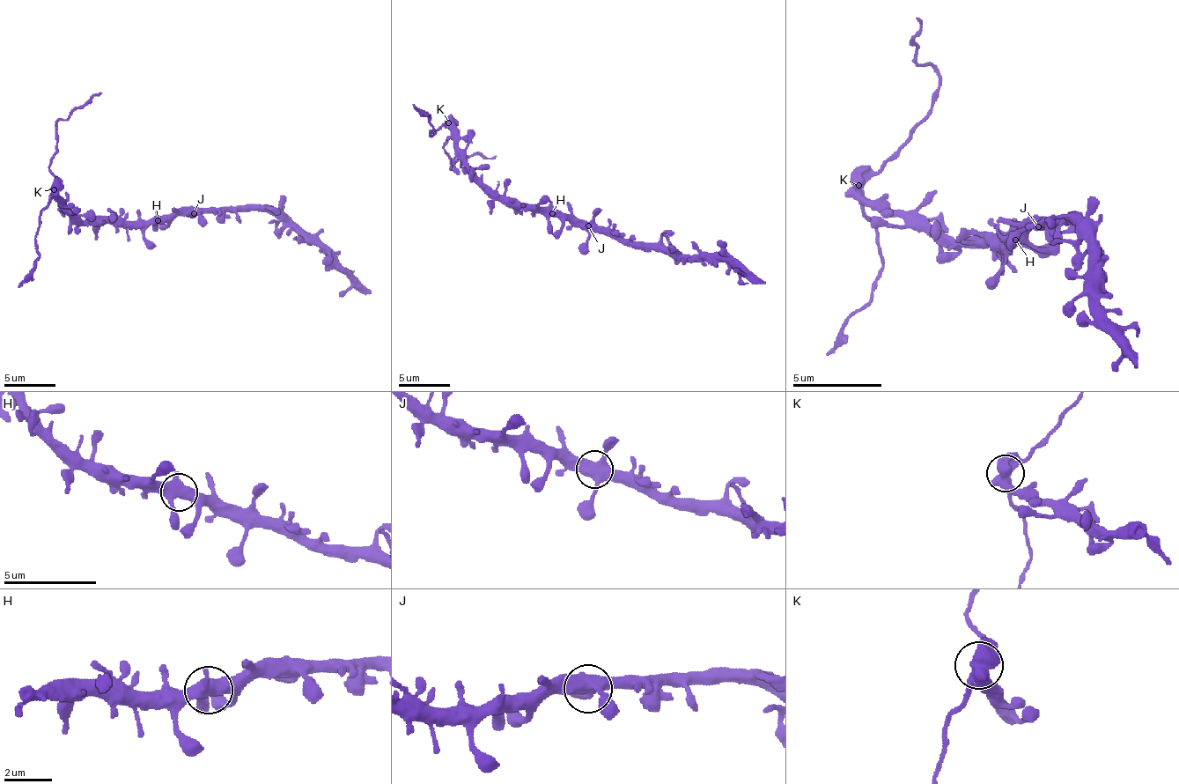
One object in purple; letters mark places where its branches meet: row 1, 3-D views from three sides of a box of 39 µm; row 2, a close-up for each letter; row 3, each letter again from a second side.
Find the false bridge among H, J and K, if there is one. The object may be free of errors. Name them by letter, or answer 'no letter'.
K

